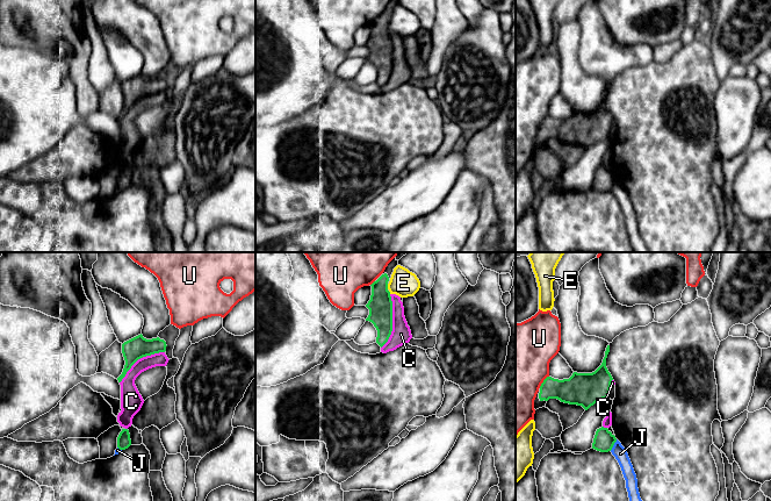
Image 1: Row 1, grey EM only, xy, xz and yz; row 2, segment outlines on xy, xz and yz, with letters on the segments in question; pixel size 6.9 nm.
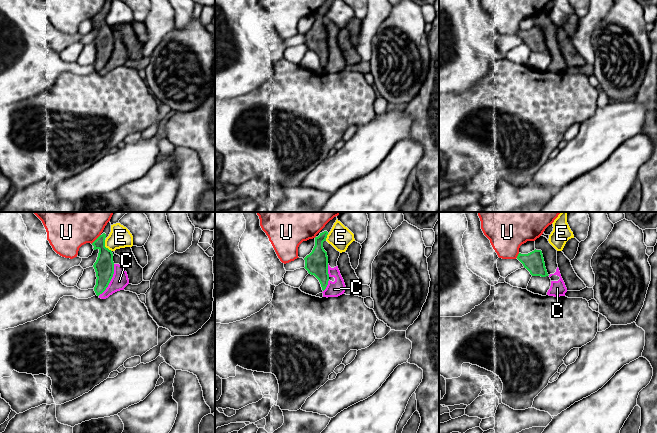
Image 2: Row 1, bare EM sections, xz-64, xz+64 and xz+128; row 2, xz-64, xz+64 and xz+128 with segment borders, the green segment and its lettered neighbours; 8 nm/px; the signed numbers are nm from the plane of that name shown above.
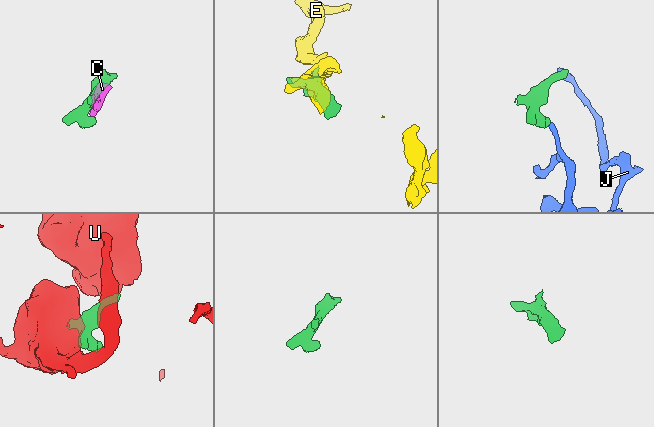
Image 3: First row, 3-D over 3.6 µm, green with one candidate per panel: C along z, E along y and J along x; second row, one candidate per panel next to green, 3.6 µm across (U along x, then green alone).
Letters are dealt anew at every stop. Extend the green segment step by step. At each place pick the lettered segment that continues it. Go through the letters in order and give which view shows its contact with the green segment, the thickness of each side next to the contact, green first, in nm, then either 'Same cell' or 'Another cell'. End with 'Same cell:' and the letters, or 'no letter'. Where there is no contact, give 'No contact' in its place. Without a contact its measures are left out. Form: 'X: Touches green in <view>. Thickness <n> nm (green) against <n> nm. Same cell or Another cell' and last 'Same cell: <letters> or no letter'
C: Touches green in xz. Thickness 170 nm (green) against 140 nm. Another cell
E: Touches green in xz. Thickness 170 nm (green) against 190 nm. Another cell
J: Touches green in yz. Thickness 140 nm (green) against 90 nm. Another cell
U: Touches green in yz. Thickness 220 nm (green) against 460 nm. Another cell
Same cell: no letter

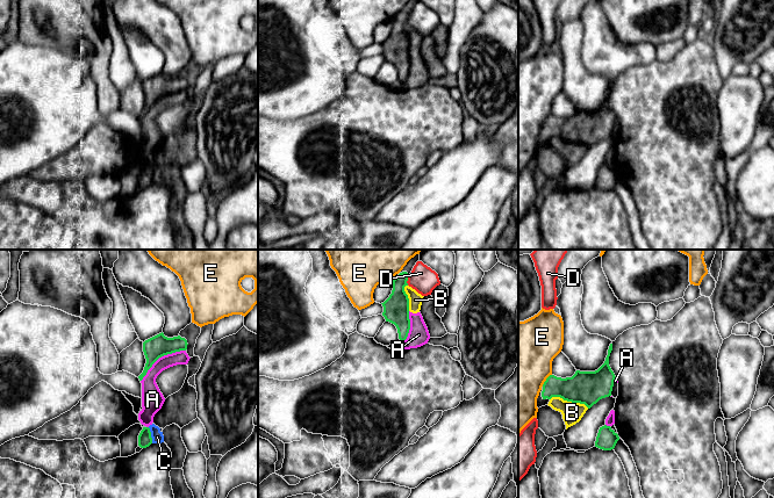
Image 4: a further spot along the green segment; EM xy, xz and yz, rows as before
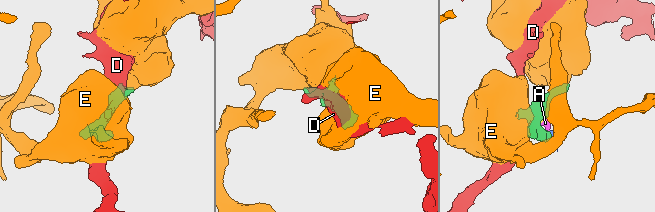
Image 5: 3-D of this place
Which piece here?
A: Touches green in xy. Thickness 150 nm (green) against 120 nm. Another cell
B: Touches green in yz. Thickness 220 nm (green) against 140 nm. Another cell
C: Touches green in xy. Thickness 100 nm (green) against 80 nm. Another cell
D: Touches green in xz. Thickness 180 nm (green) against 180 nm. Another cell
E: Touches green in yz. Thickness 220 nm (green) against 460 nm. Another cell
Same cell: no letter

